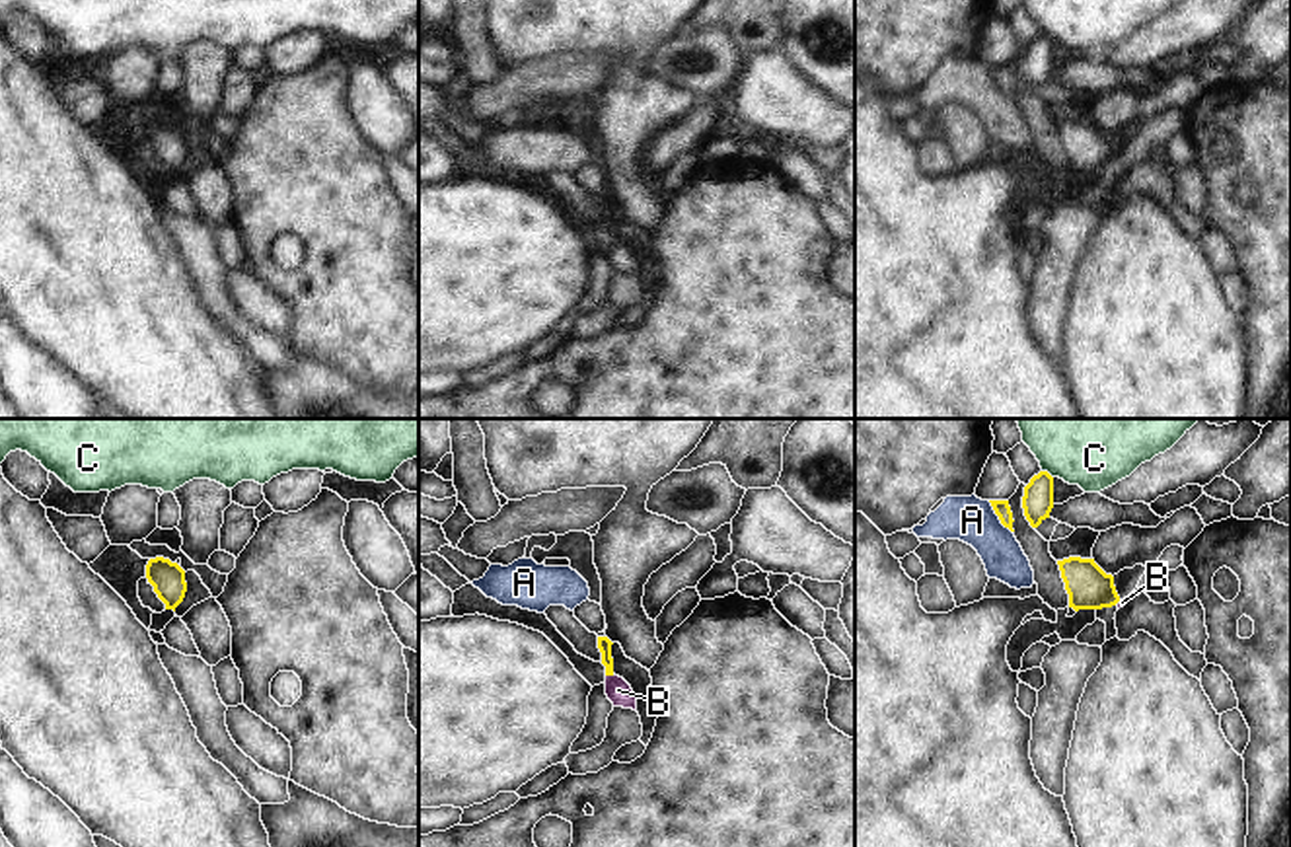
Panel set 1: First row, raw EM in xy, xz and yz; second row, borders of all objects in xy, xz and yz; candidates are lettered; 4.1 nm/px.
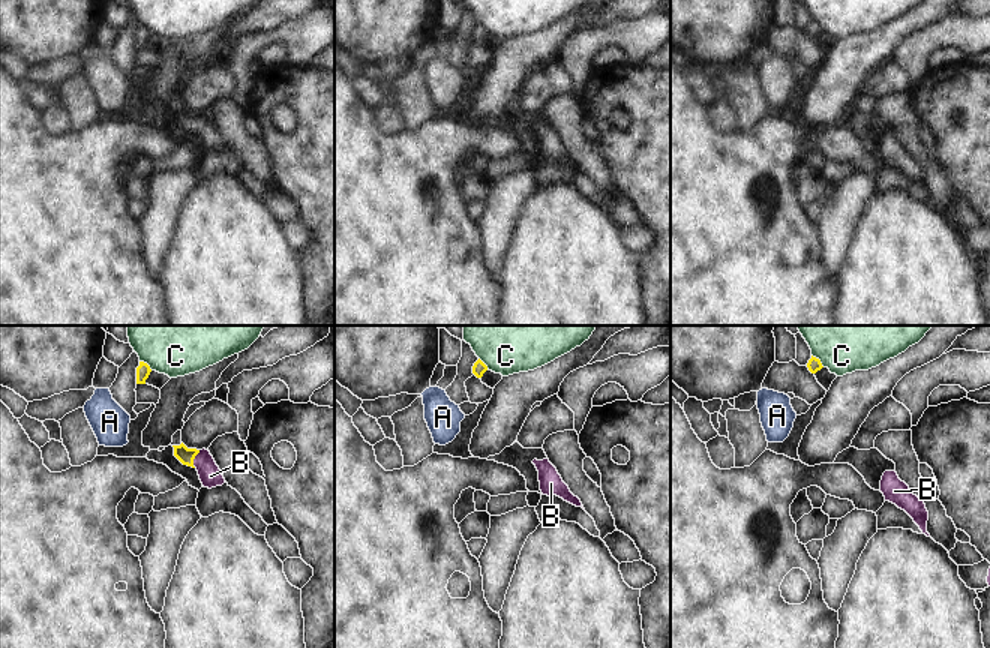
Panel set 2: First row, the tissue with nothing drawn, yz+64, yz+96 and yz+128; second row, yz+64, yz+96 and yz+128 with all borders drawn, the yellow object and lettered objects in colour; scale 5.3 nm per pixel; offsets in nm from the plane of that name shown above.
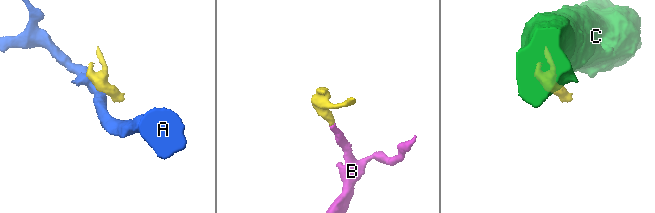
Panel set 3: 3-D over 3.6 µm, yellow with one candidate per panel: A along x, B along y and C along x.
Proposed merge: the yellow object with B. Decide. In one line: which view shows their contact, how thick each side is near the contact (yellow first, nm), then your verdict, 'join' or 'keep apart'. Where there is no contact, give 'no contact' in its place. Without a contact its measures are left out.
meets yellow in xz; 60 nm thick on the yellow side, 100 nm on the other; join

